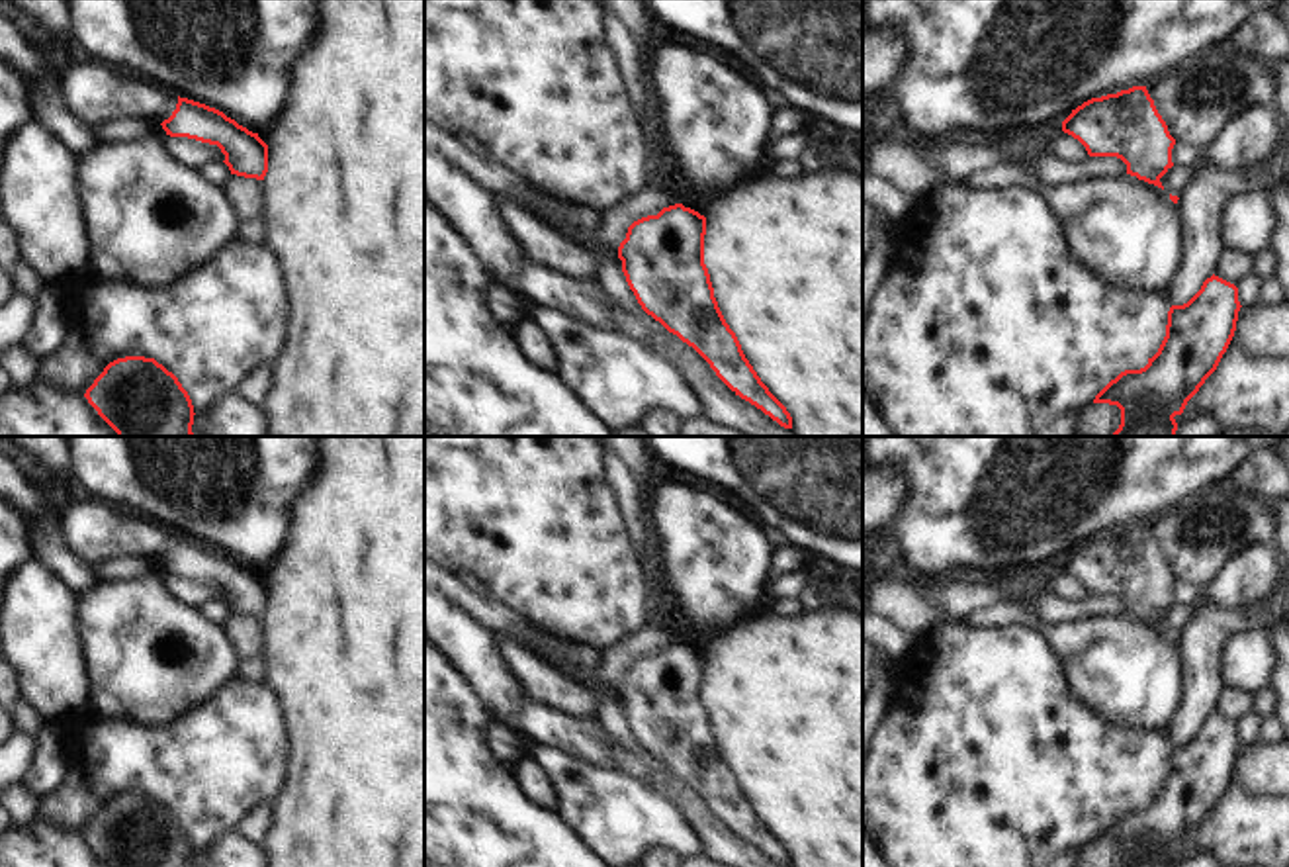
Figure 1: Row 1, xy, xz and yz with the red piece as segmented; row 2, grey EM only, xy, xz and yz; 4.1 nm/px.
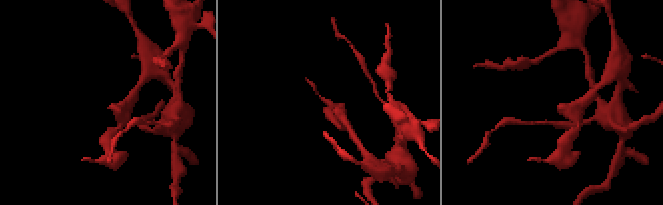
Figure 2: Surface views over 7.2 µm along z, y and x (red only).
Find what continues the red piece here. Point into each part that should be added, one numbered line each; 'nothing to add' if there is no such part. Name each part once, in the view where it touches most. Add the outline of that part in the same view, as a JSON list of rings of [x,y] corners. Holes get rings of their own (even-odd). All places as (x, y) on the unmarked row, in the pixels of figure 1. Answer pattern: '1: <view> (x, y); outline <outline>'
nothing to add

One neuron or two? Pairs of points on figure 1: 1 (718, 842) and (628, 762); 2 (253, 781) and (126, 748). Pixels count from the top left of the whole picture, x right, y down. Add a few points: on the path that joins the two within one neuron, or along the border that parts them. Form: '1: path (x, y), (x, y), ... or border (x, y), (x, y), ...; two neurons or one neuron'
1: path (703, 817), (667, 781), (654, 777); one neuron
2: path (222, 766), (157, 762); one neuron

